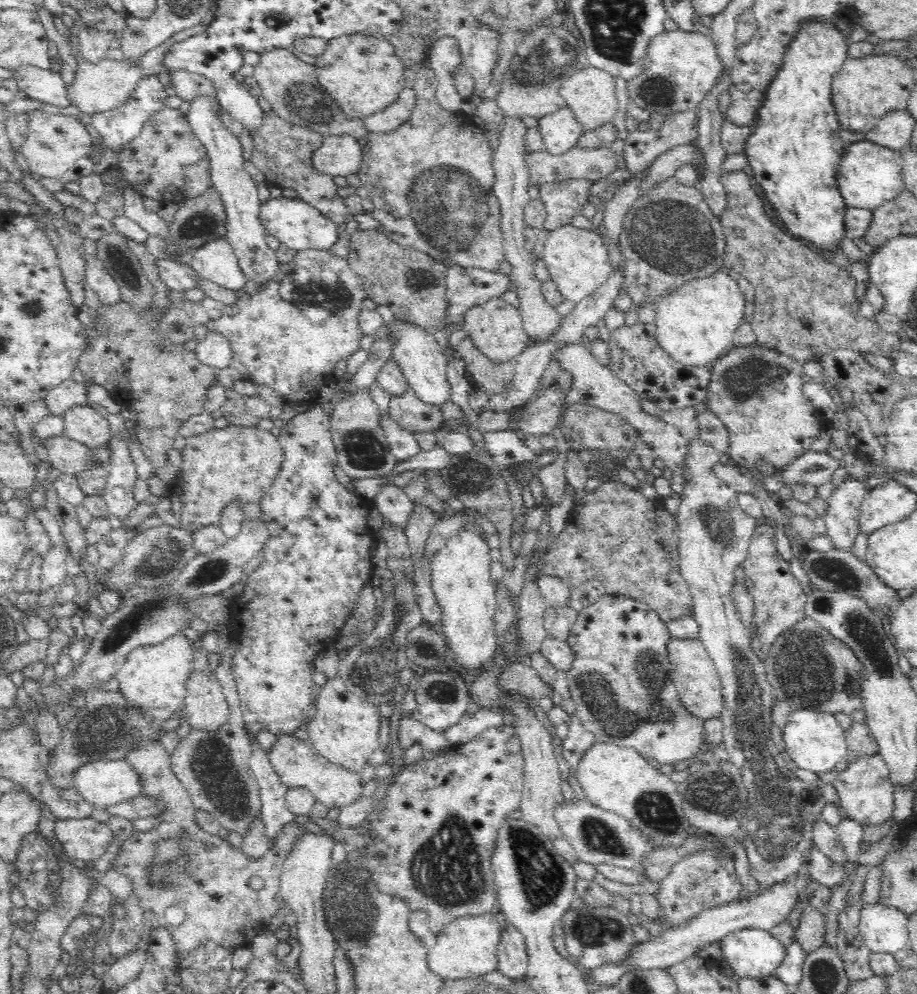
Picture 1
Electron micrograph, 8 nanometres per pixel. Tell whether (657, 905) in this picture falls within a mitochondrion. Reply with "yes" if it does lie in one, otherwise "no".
no

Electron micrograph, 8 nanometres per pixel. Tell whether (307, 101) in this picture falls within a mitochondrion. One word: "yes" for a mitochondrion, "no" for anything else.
yes

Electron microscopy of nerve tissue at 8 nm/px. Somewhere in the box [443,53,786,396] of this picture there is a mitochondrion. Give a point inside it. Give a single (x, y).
(672, 235)

